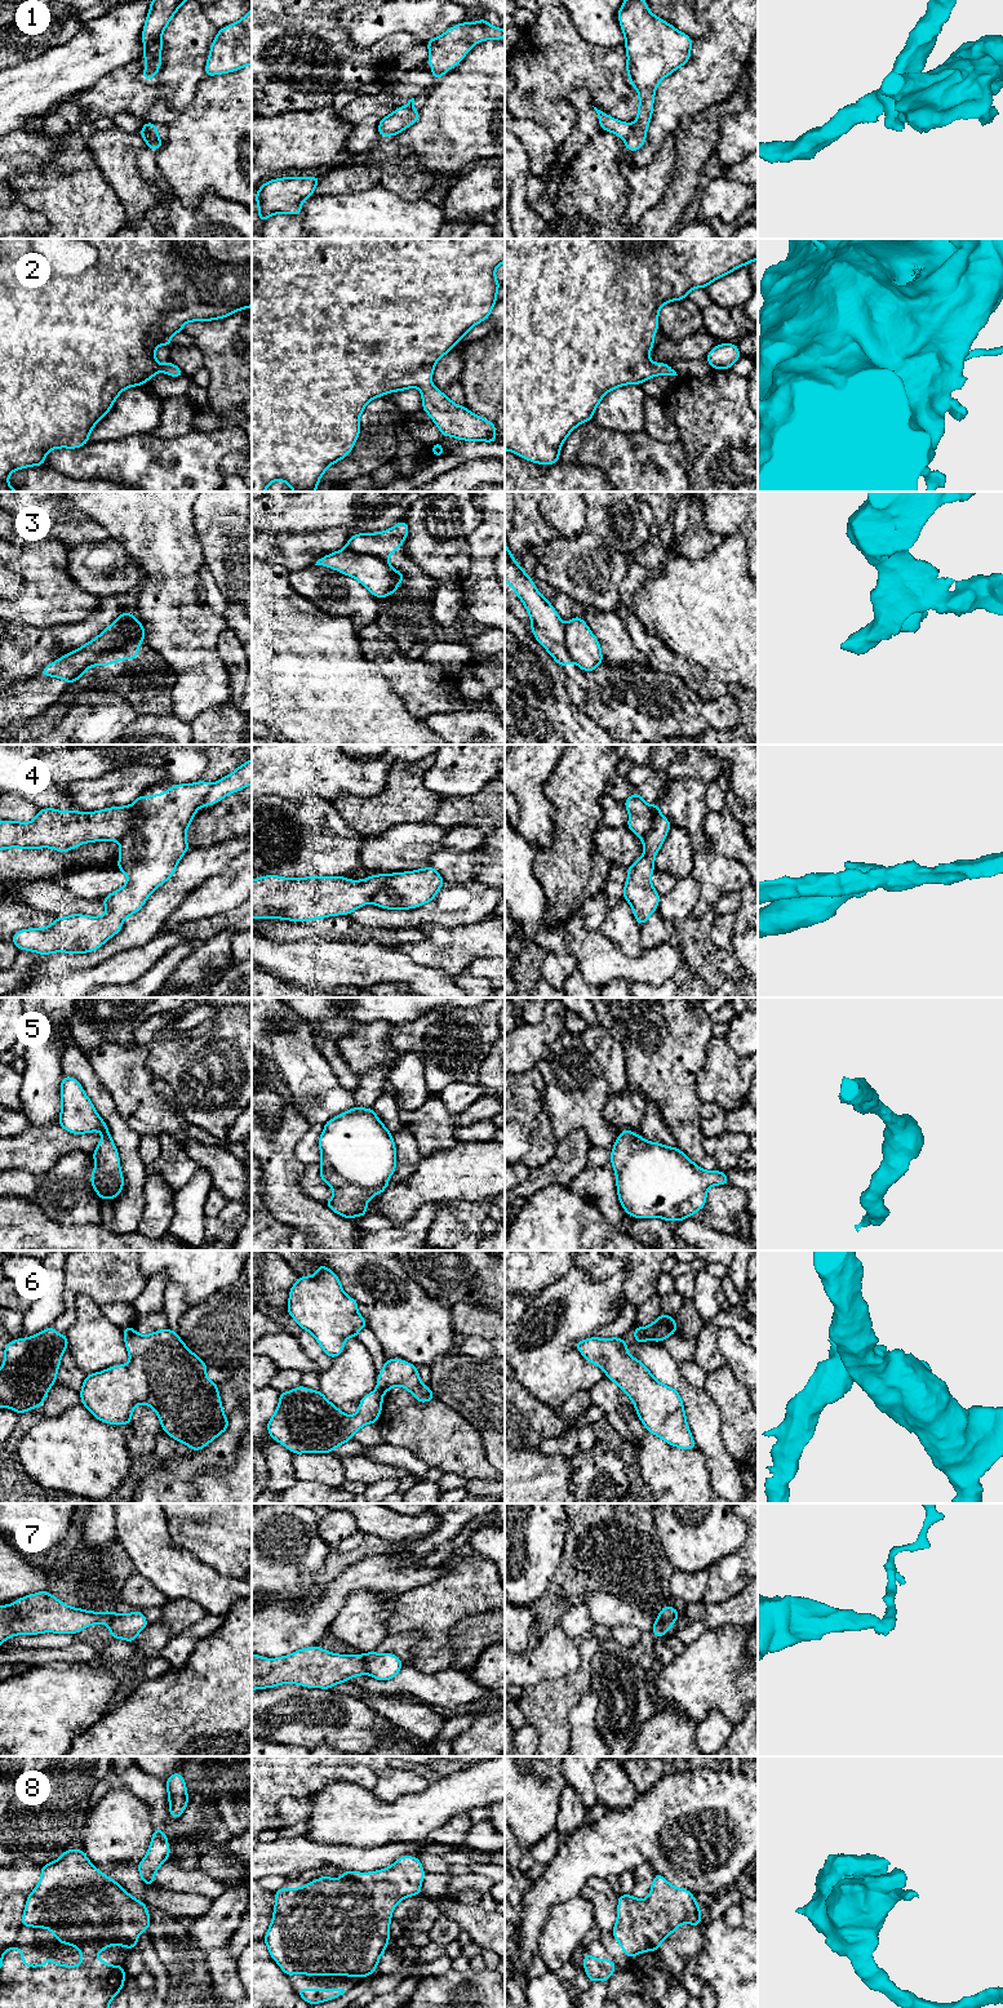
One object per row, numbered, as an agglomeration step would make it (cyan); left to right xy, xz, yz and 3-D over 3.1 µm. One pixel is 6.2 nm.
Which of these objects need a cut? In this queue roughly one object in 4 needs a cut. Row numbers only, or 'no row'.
1, 3, 4, 6, 7

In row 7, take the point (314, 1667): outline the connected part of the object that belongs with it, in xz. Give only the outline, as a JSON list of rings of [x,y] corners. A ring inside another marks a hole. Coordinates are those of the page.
[[[318,1645],[279,1658],[252,1654],[252,1691],[287,1683],[330,1689],[334,1684],[365,1674],[368,1671],[361,1654],[330,1653]]]

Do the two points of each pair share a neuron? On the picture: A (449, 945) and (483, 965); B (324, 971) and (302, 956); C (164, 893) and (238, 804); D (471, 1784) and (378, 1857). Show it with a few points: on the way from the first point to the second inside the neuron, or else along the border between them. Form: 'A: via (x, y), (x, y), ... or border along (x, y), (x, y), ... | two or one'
A: border along (491, 958), (478, 958), (465, 971) | two
B: via (319, 965), (307, 962) | one
C: border along (233, 839), (218, 842), (213, 845), (190, 848) | two
D: border along (426, 1839), (374, 1846), (367, 1851) | two

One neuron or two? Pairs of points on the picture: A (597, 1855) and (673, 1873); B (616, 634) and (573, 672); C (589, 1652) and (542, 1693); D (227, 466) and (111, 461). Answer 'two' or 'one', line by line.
A: one
B: two
C: one
D: two

